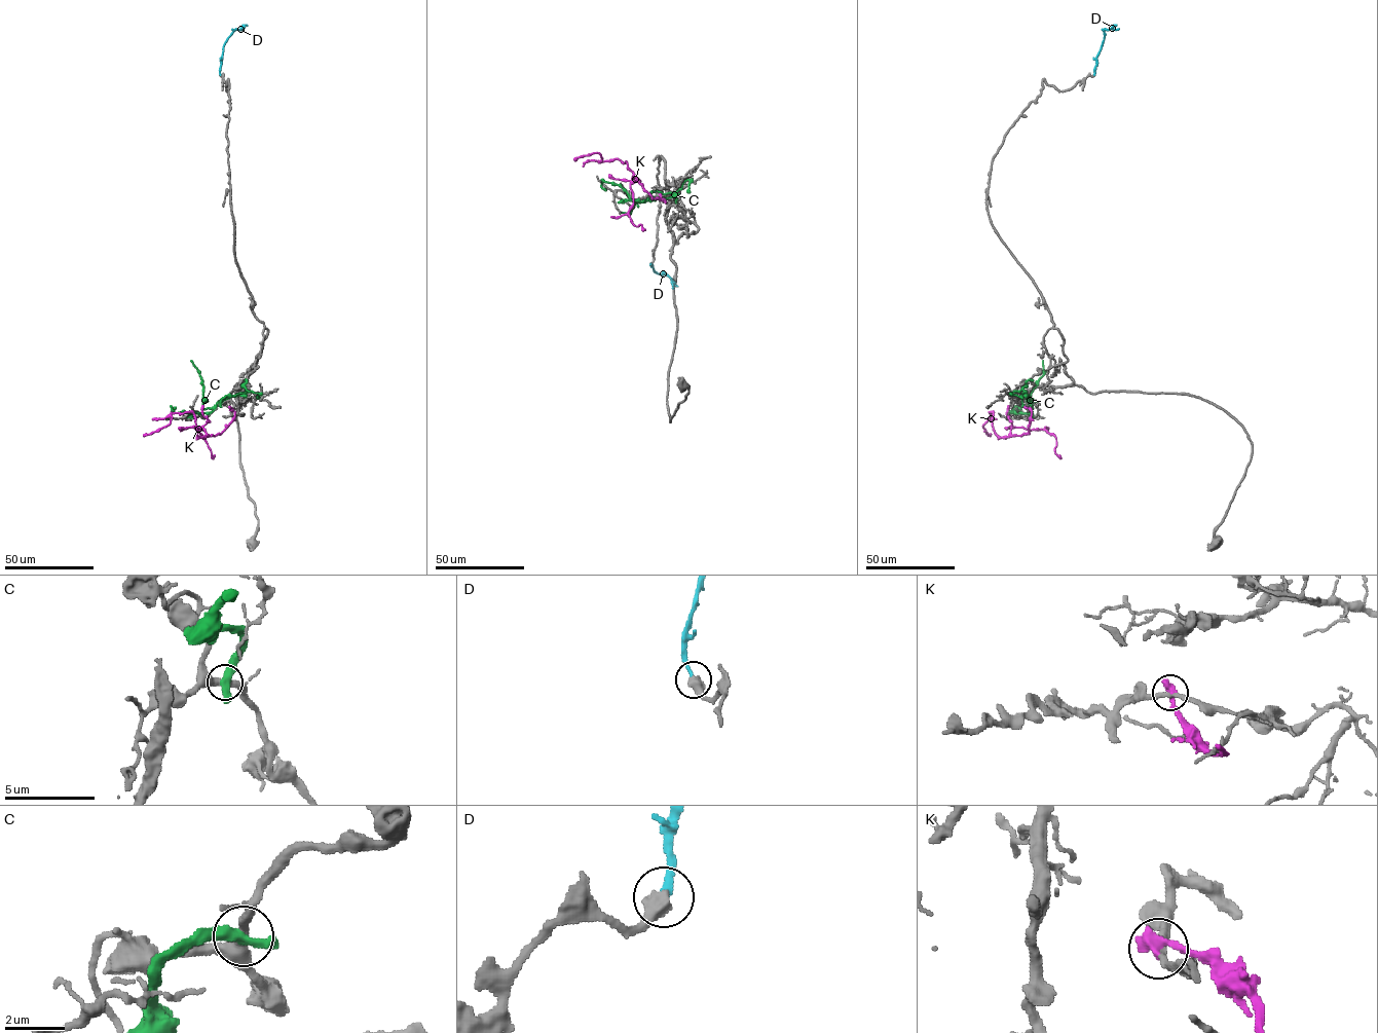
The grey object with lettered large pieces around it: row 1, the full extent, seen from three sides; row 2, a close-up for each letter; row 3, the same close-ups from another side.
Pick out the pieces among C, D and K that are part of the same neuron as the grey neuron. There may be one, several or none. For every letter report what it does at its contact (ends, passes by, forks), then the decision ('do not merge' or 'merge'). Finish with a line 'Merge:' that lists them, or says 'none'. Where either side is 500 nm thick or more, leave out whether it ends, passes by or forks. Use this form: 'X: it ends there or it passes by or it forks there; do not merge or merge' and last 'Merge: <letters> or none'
C: do not merge
D: do not merge
K: it ends there; do not merge
Merge: none

